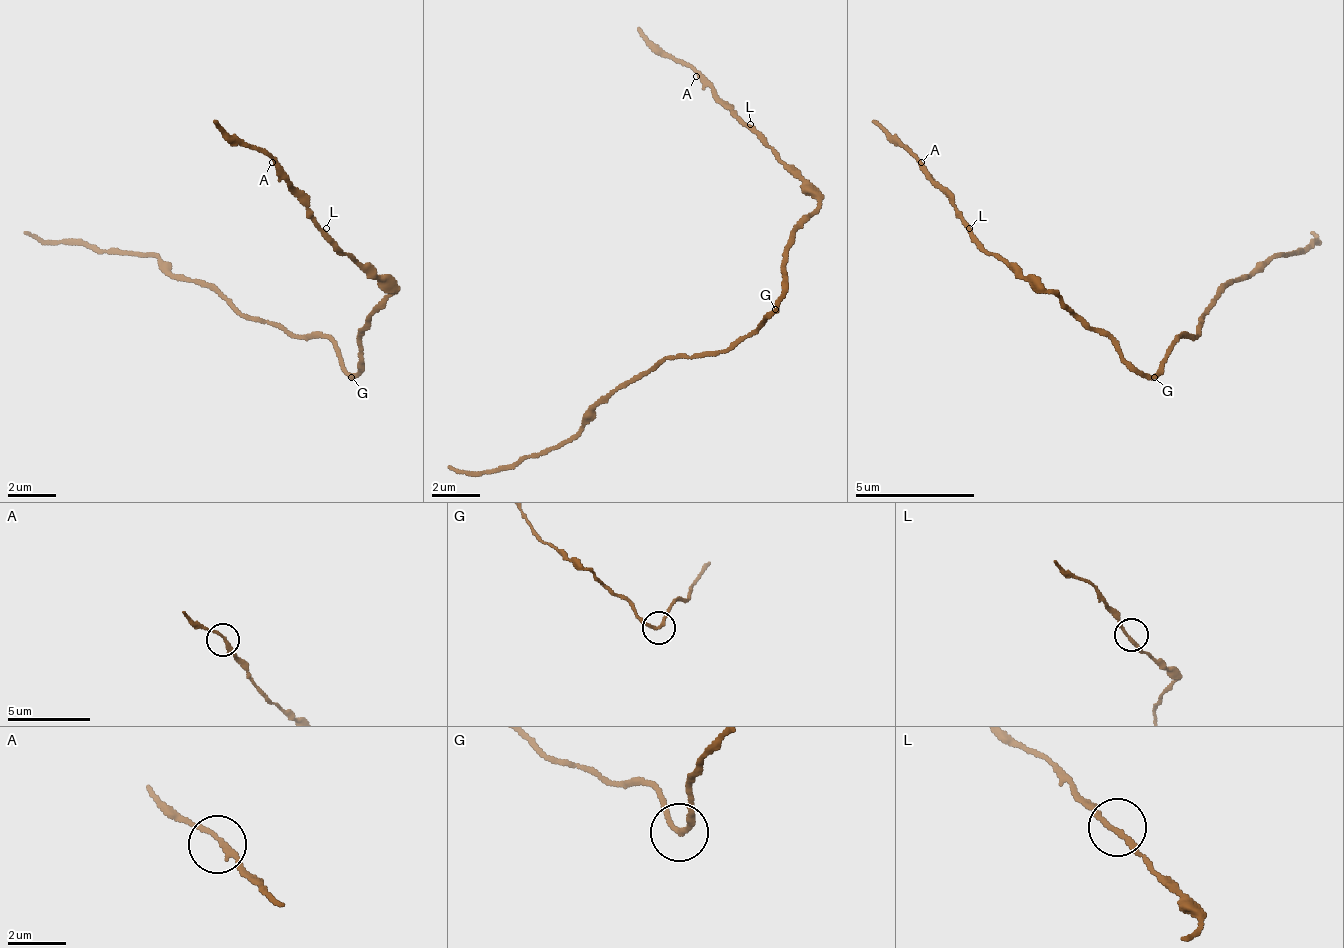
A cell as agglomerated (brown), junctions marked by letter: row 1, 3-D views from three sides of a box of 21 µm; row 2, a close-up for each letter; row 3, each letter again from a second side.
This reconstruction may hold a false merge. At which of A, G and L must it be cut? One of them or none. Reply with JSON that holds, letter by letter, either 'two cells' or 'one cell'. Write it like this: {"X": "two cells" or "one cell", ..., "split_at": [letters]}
{"A": "one cell", "G": "two cells", "L": "one cell", "split_at": ["G"]}

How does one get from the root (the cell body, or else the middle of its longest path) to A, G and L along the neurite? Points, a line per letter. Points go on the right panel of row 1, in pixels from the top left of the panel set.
A: (1138, 372), (1108, 336), (1089, 330), (1053, 294), (1035, 294), (993, 258), (957, 216), (951, 192), (921, 162)
G: (1138, 372), (1150, 372), (1156, 378)
L: (1138, 372), (1108, 336), (1089, 330), (1053, 294), (1035, 294), (981, 246), (981, 240), (969, 228)

